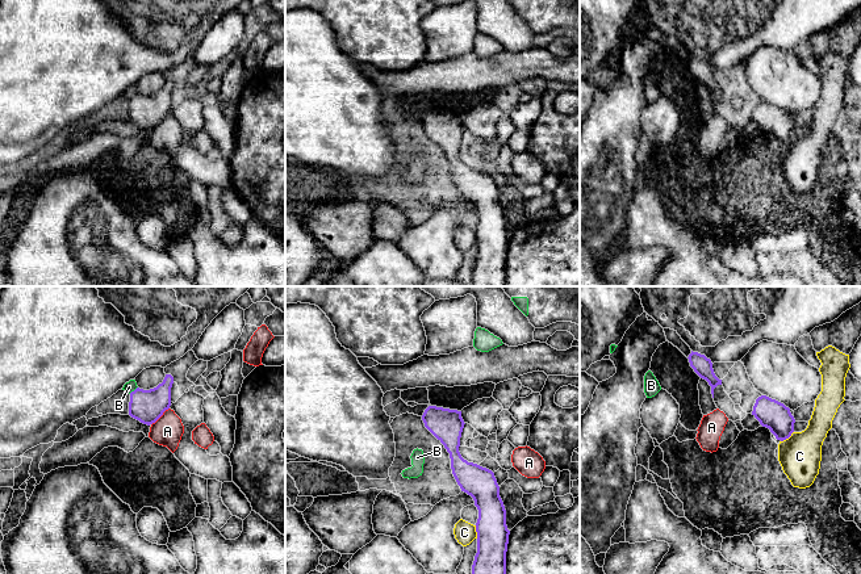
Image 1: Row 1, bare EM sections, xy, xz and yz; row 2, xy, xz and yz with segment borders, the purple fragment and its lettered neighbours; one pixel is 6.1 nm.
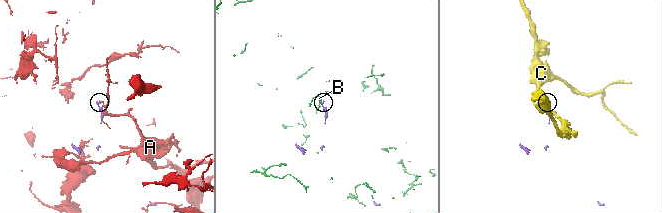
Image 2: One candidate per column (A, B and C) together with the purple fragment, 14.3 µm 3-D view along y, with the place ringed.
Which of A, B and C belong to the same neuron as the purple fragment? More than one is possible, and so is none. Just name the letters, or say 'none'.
none

